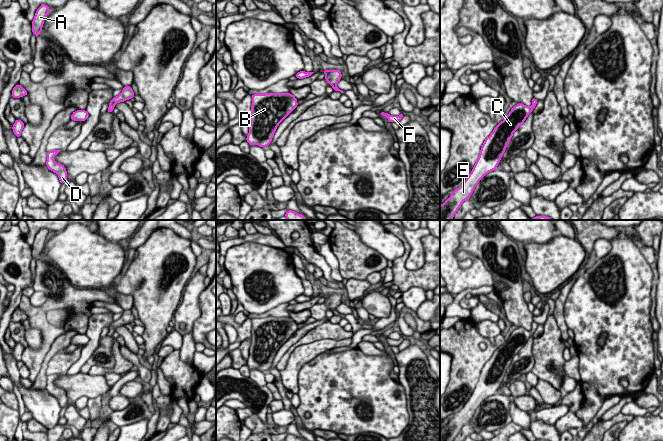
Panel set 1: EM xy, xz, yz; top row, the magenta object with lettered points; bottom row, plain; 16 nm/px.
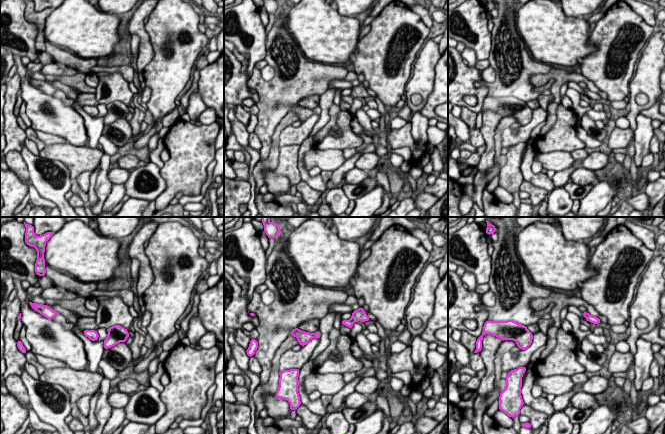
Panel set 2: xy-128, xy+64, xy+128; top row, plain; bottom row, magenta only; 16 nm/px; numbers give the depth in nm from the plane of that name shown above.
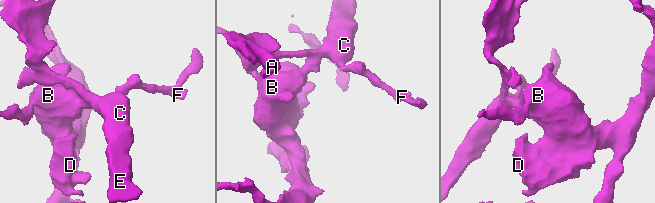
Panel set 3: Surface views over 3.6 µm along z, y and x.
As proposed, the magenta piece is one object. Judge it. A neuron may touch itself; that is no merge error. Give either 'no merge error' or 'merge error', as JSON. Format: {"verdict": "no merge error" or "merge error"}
{"verdict": "no merge error"}

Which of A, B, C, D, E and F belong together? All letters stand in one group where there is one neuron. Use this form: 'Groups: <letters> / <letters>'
Groups: A B C D E F

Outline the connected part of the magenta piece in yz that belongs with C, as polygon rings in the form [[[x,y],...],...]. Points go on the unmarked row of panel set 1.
[[[532,323],[530,331],[523,327],[515,329],[487,361],[481,371],[479,381],[463,408],[452,415],[450,421],[440,429],[440,441],[454,441],[462,427],[469,423],[479,405],[489,396],[494,395],[512,363],[513,357],[532,337],[538,324]]]

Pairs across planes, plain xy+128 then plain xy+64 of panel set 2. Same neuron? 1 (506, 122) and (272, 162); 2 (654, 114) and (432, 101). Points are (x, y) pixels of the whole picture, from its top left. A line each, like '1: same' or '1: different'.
1: same
2: same

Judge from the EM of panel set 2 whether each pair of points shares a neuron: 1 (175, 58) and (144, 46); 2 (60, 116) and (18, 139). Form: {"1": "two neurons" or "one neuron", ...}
{"1": "two neurons", "2": "two neurons"}

